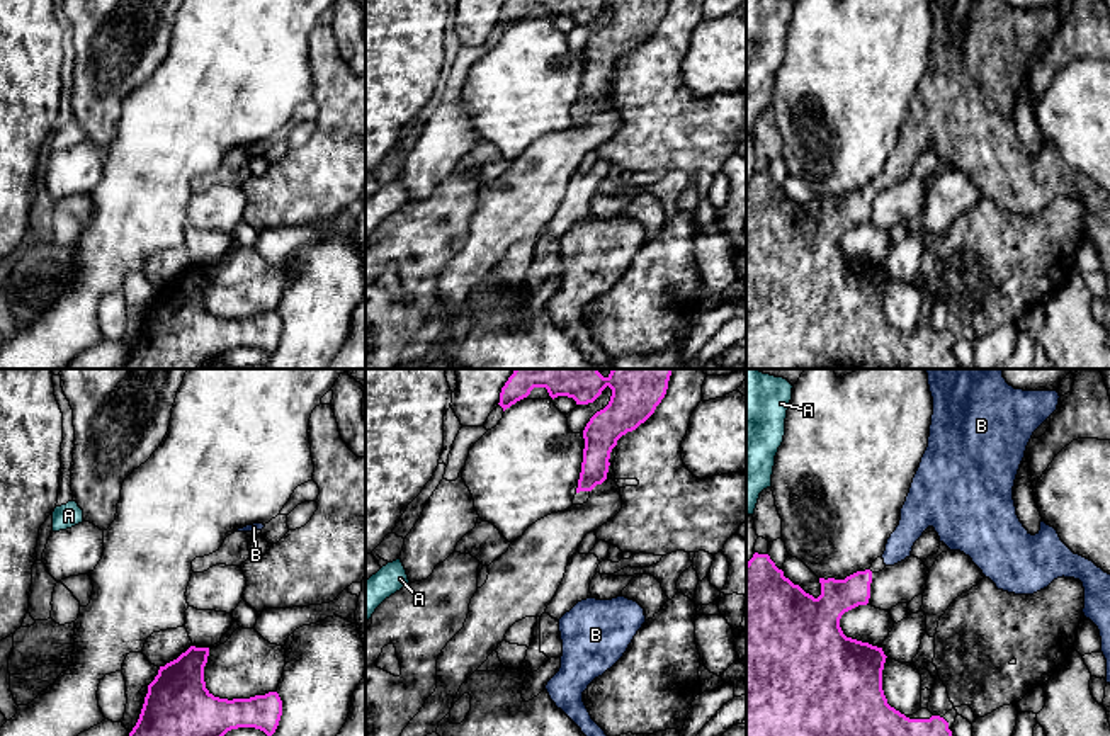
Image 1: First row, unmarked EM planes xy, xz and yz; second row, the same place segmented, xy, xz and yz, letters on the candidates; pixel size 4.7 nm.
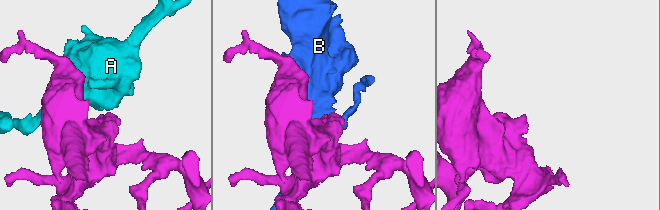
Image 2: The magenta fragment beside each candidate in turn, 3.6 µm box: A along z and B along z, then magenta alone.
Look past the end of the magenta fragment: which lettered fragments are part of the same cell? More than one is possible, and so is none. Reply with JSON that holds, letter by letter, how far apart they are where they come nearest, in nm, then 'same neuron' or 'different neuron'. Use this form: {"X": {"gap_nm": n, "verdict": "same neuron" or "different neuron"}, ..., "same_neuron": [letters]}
{"A": {"gap_nm": 180, "verdict": "different neuron"}, "B": {"gap_nm": 80, "verdict": "same neuron"}, "same_neuron": ["B"]}

